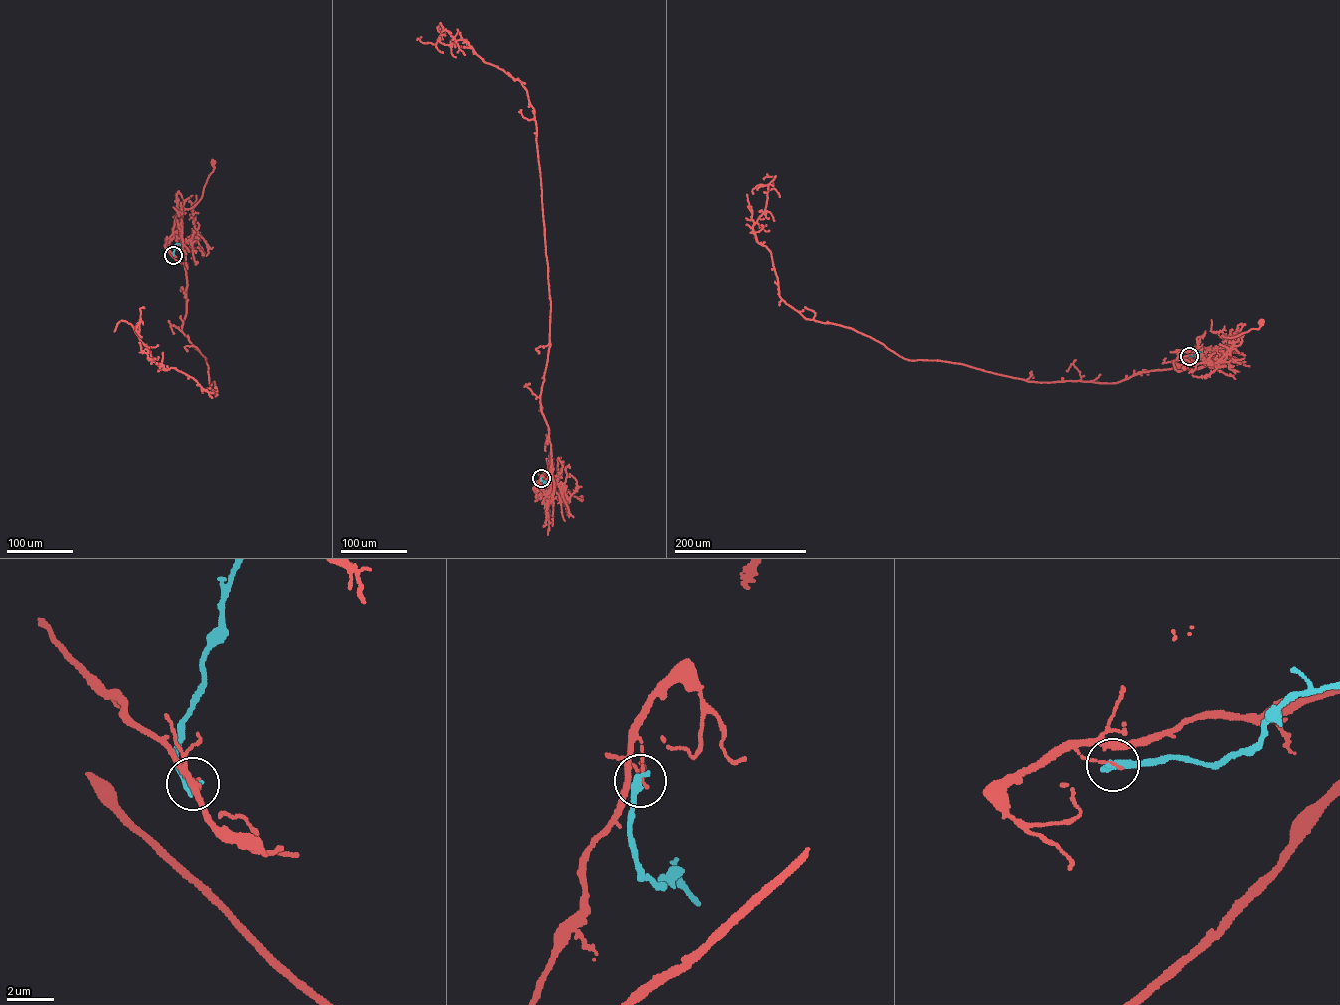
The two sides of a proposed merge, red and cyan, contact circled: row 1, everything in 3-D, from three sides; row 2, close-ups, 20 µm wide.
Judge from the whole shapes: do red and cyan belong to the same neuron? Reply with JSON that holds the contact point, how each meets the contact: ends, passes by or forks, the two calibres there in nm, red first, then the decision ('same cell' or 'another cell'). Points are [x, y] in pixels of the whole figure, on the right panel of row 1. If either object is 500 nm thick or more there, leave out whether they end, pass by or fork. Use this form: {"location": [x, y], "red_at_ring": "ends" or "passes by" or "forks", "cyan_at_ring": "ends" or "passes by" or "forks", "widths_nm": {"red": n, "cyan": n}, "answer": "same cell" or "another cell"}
{"location": [1189, 356], "red_at_ring": "ends", "cyan_at_ring": "ends", "widths_nm": {"red": 120, "cyan": 360}, "answer": "another cell"}

